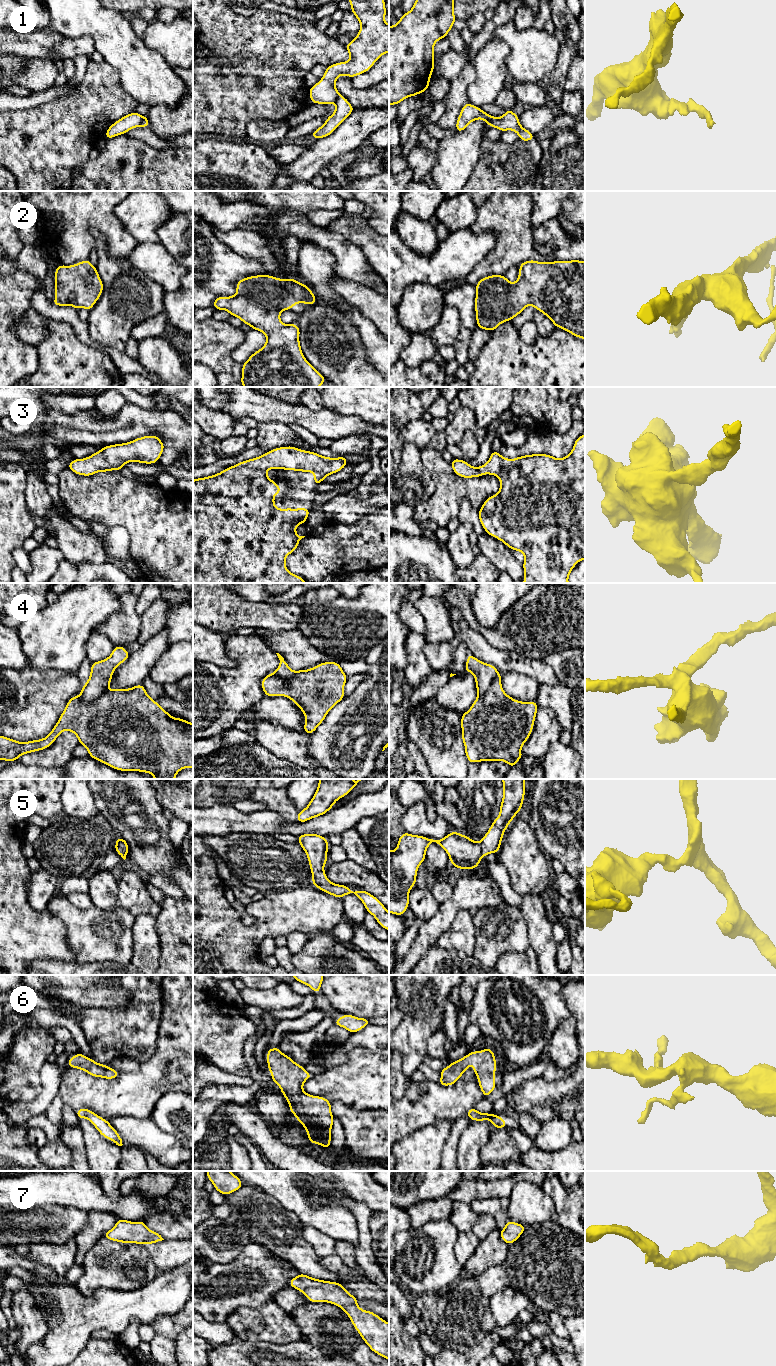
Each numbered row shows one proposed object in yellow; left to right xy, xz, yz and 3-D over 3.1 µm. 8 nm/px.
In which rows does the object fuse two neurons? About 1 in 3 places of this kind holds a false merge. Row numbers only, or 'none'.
1, 4

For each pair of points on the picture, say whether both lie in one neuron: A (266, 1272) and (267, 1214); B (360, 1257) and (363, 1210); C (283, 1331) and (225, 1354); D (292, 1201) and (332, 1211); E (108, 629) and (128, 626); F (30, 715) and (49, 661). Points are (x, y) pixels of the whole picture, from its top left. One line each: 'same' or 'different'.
A: different
B: same
C: different
D: same
E: same
F: different

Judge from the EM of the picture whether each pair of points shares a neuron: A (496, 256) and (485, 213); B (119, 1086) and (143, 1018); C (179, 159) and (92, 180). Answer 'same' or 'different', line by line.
A: same
B: different
C: same

